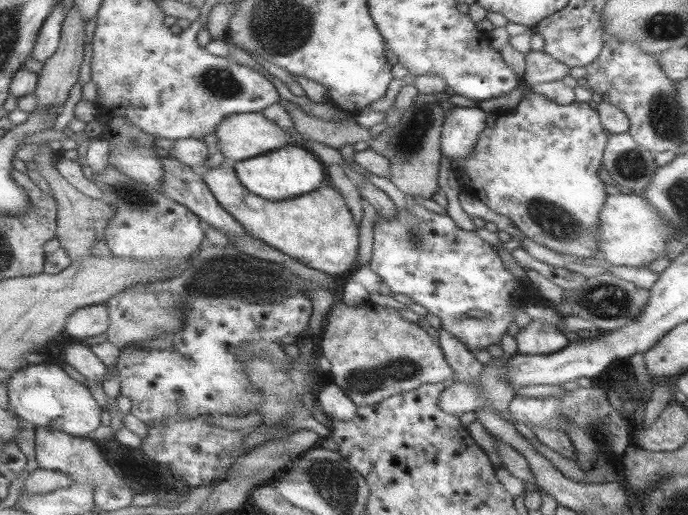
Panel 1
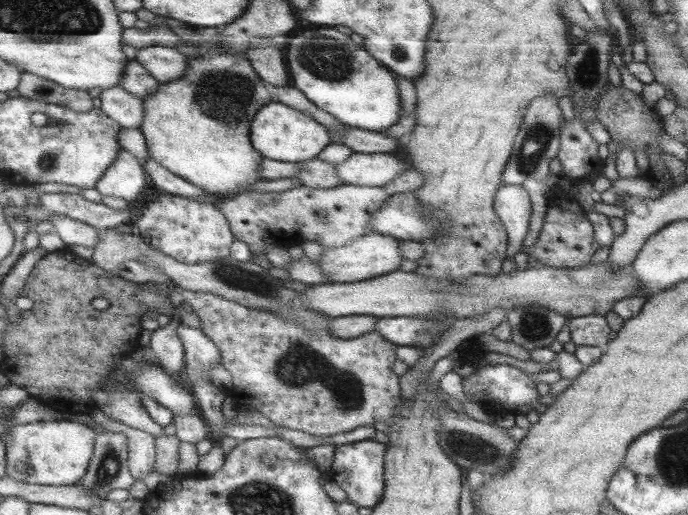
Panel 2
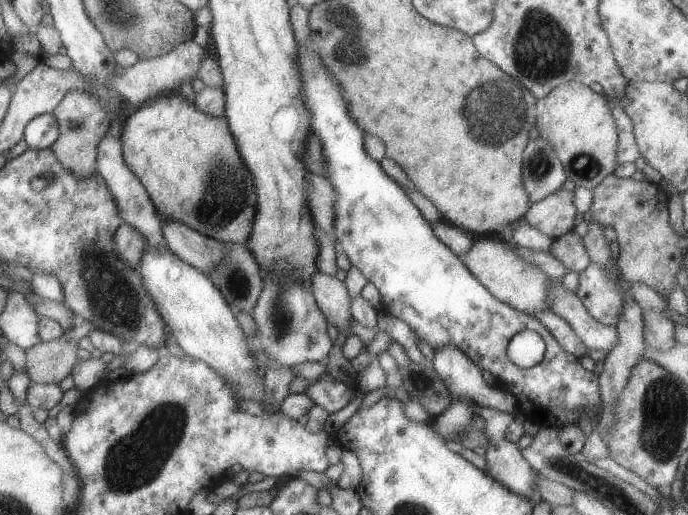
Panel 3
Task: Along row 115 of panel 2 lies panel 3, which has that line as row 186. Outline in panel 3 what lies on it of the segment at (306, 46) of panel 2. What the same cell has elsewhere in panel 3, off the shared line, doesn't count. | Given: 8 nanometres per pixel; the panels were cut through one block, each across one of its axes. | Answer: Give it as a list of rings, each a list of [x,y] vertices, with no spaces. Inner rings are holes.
[[[313,38],[309,45],[299,46],[299,70],[301,70],[301,78],[303,78],[303,100],[305,100],[305,106],[307,106],[309,114],[313,116],[313,118],[311,118],[311,130],[313,130],[313,132],[315,132],[321,139],[321,152],[325,154],[325,164],[329,166],[329,168],[325,168],[325,170],[327,170],[327,178],[331,180],[331,184],[333,184],[333,188],[335,188],[335,192],[337,192],[337,202],[335,202],[337,222],[335,222],[334,237],[337,239],[340,249],[343,249],[348,255],[348,258],[351,260],[351,264],[357,267],[365,275],[365,278],[367,278],[369,282],[373,283],[379,290],[379,293],[381,294],[381,311],[390,313],[403,320],[414,331],[414,334],[417,335],[419,340],[425,340],[425,342],[427,342],[427,344],[431,344],[434,349],[441,348],[441,346],[457,346],[457,348],[466,352],[467,356],[470,356],[471,360],[475,361],[475,364],[478,364],[481,369],[494,376],[497,381],[497,386],[500,389],[503,388],[503,390],[509,391],[509,394],[513,397],[514,410],[518,413],[522,413],[527,420],[538,423],[540,427],[549,426],[549,424],[545,424],[547,419],[549,419],[549,414],[553,416],[553,420],[556,420],[556,424],[559,426],[561,424],[565,426],[570,426],[571,424],[572,426],[575,426],[575,424],[577,425],[579,413],[581,412],[583,412],[590,422],[597,420],[597,416],[599,416],[600,412],[600,394],[597,375],[593,373],[593,371],[585,370],[581,366],[579,358],[575,358],[573,354],[565,352],[565,350],[559,346],[559,342],[551,336],[551,333],[544,325],[541,324],[541,322],[539,322],[539,320],[535,320],[535,317],[519,312],[518,310],[515,310],[515,308],[511,308],[509,304],[505,304],[503,301],[500,301],[495,297],[485,287],[482,281],[474,275],[474,272],[471,272],[471,269],[465,264],[465,262],[463,262],[462,257],[455,254],[453,249],[449,248],[449,246],[447,246],[447,244],[442,240],[439,240],[439,237],[435,232],[433,232],[433,228],[431,228],[431,223],[425,220],[425,216],[421,214],[421,210],[417,208],[417,204],[409,198],[409,194],[407,194],[407,192],[405,192],[405,190],[403,190],[403,188],[401,188],[401,186],[395,182],[389,174],[385,174],[385,170],[381,168],[379,161],[375,160],[375,158],[371,158],[371,154],[367,154],[367,150],[365,150],[365,130],[363,130],[363,128],[361,128],[361,126],[351,118],[349,102],[347,102],[347,98],[343,96],[343,86],[337,82],[337,78],[333,78],[333,76],[331,76],[329,68],[323,64],[318,46]],[[522,330],[529,330],[539,334],[539,336],[544,340],[545,346],[544,358],[541,362],[524,369],[515,366],[506,354],[507,343],[511,340],[512,336],[515,336],[515,334]]]

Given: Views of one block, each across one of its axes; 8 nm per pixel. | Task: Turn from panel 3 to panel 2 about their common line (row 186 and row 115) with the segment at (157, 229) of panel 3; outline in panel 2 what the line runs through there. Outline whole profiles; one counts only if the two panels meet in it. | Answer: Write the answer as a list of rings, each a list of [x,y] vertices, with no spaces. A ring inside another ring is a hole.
[[[121,85],[105,90],[100,98],[103,98],[103,110],[123,128],[143,127],[146,106],[142,98],[125,90]]]

